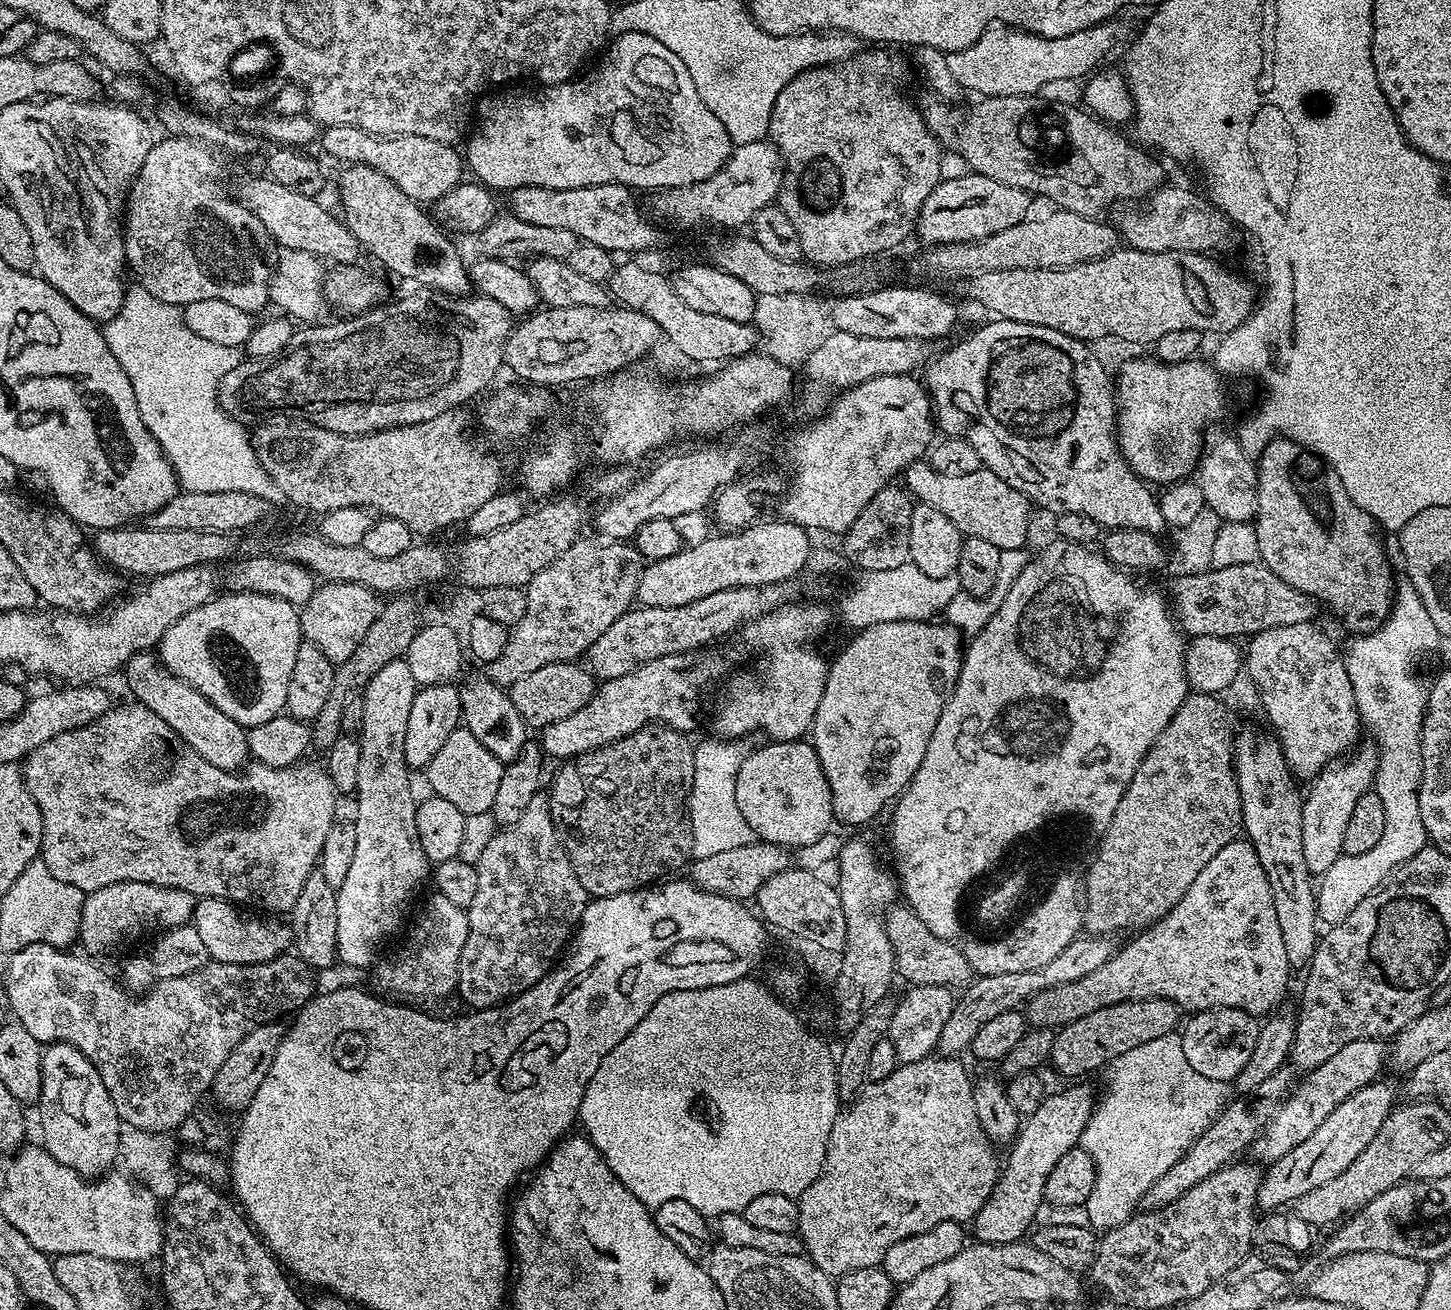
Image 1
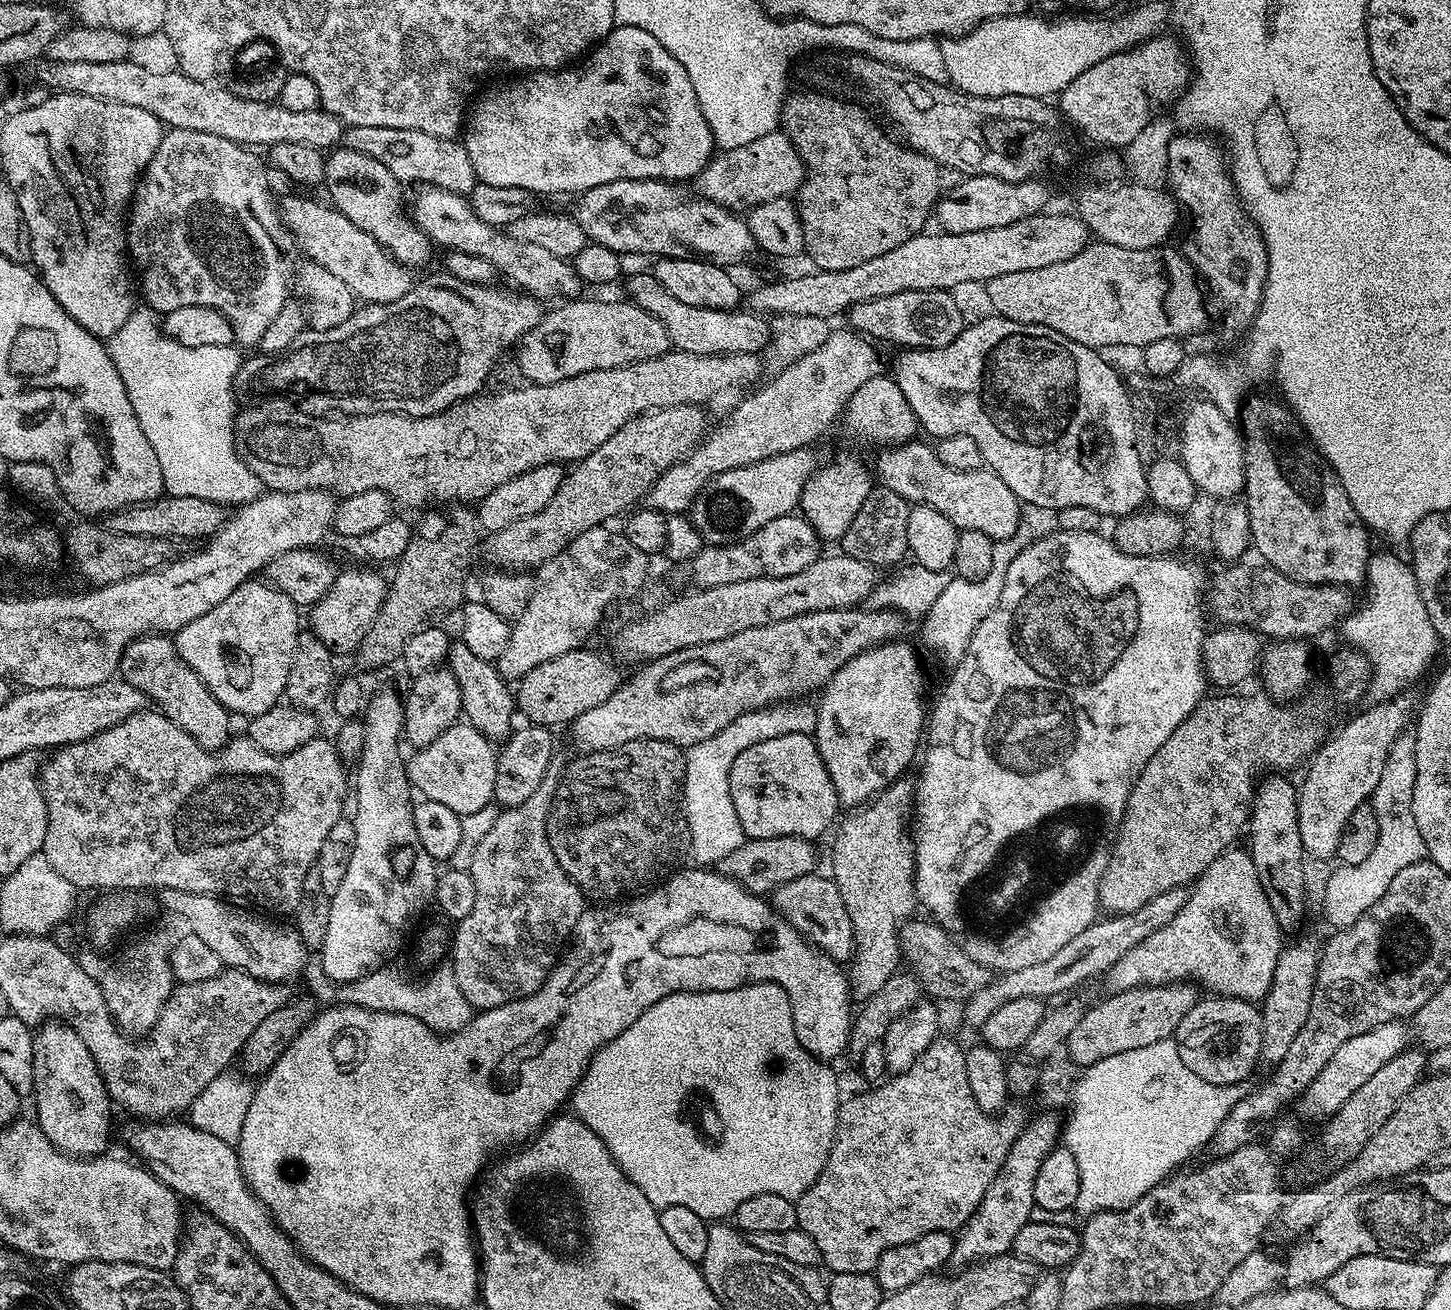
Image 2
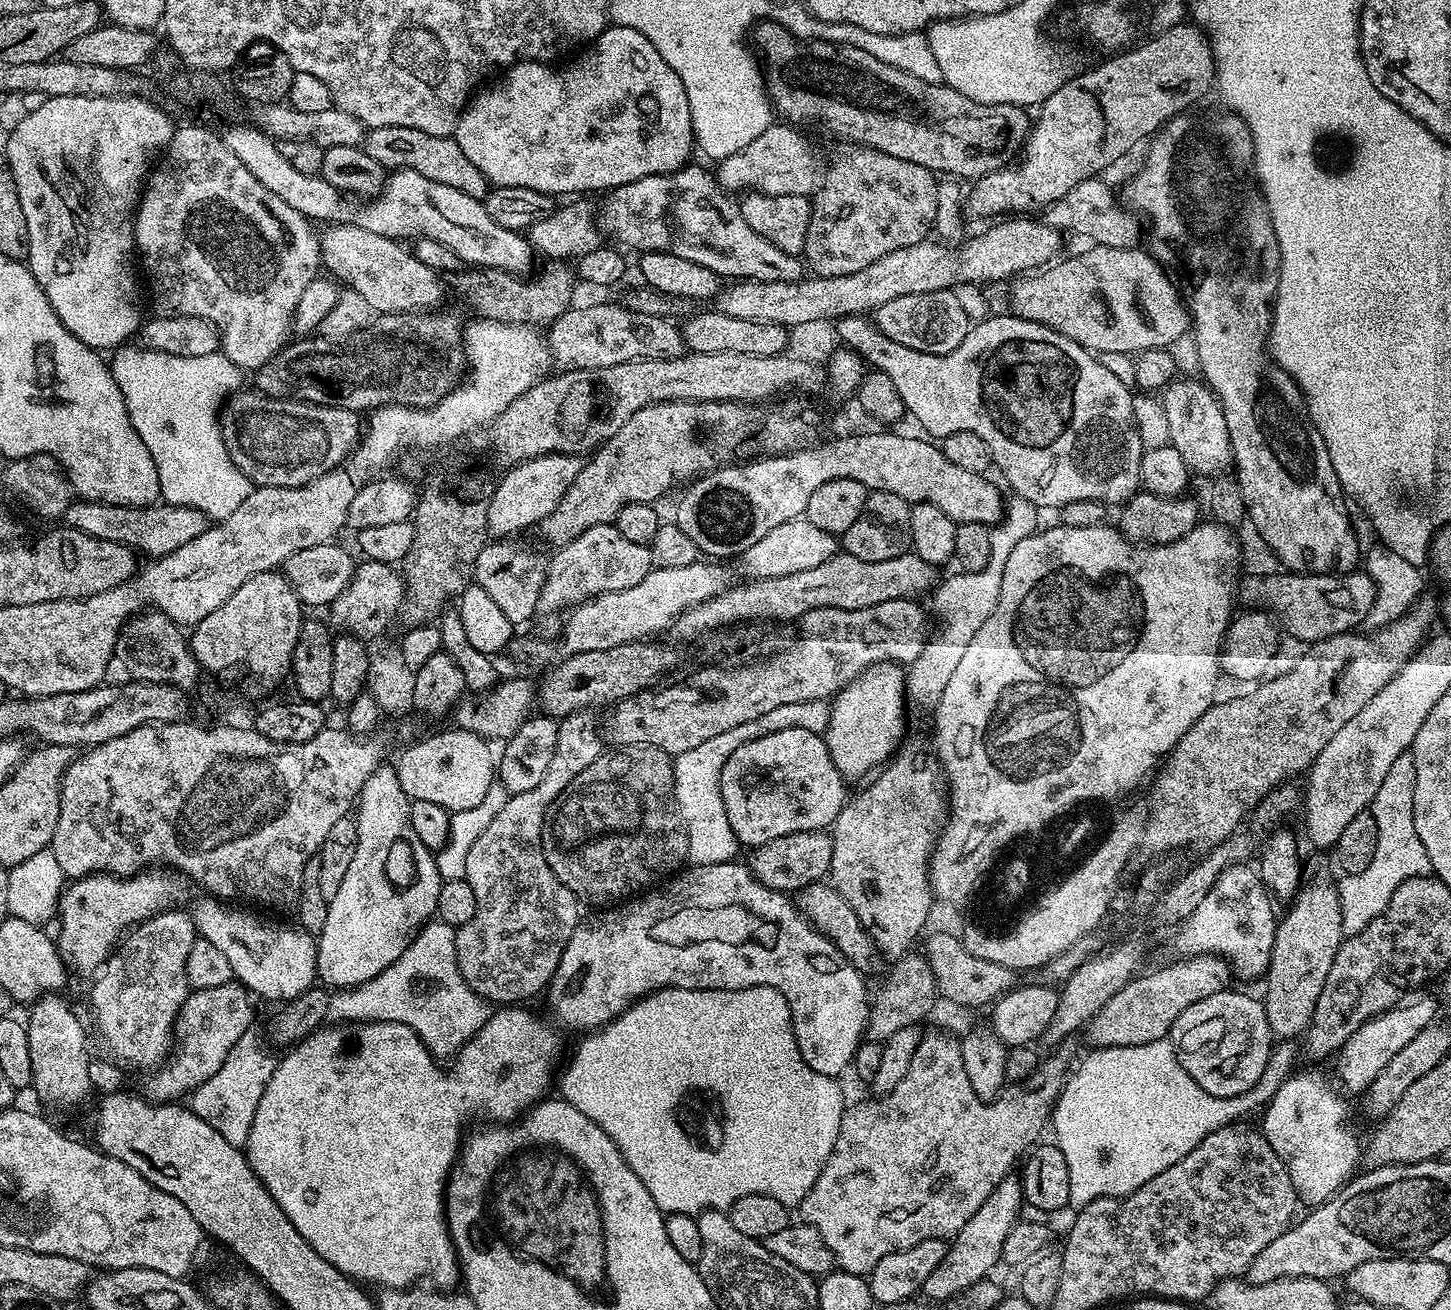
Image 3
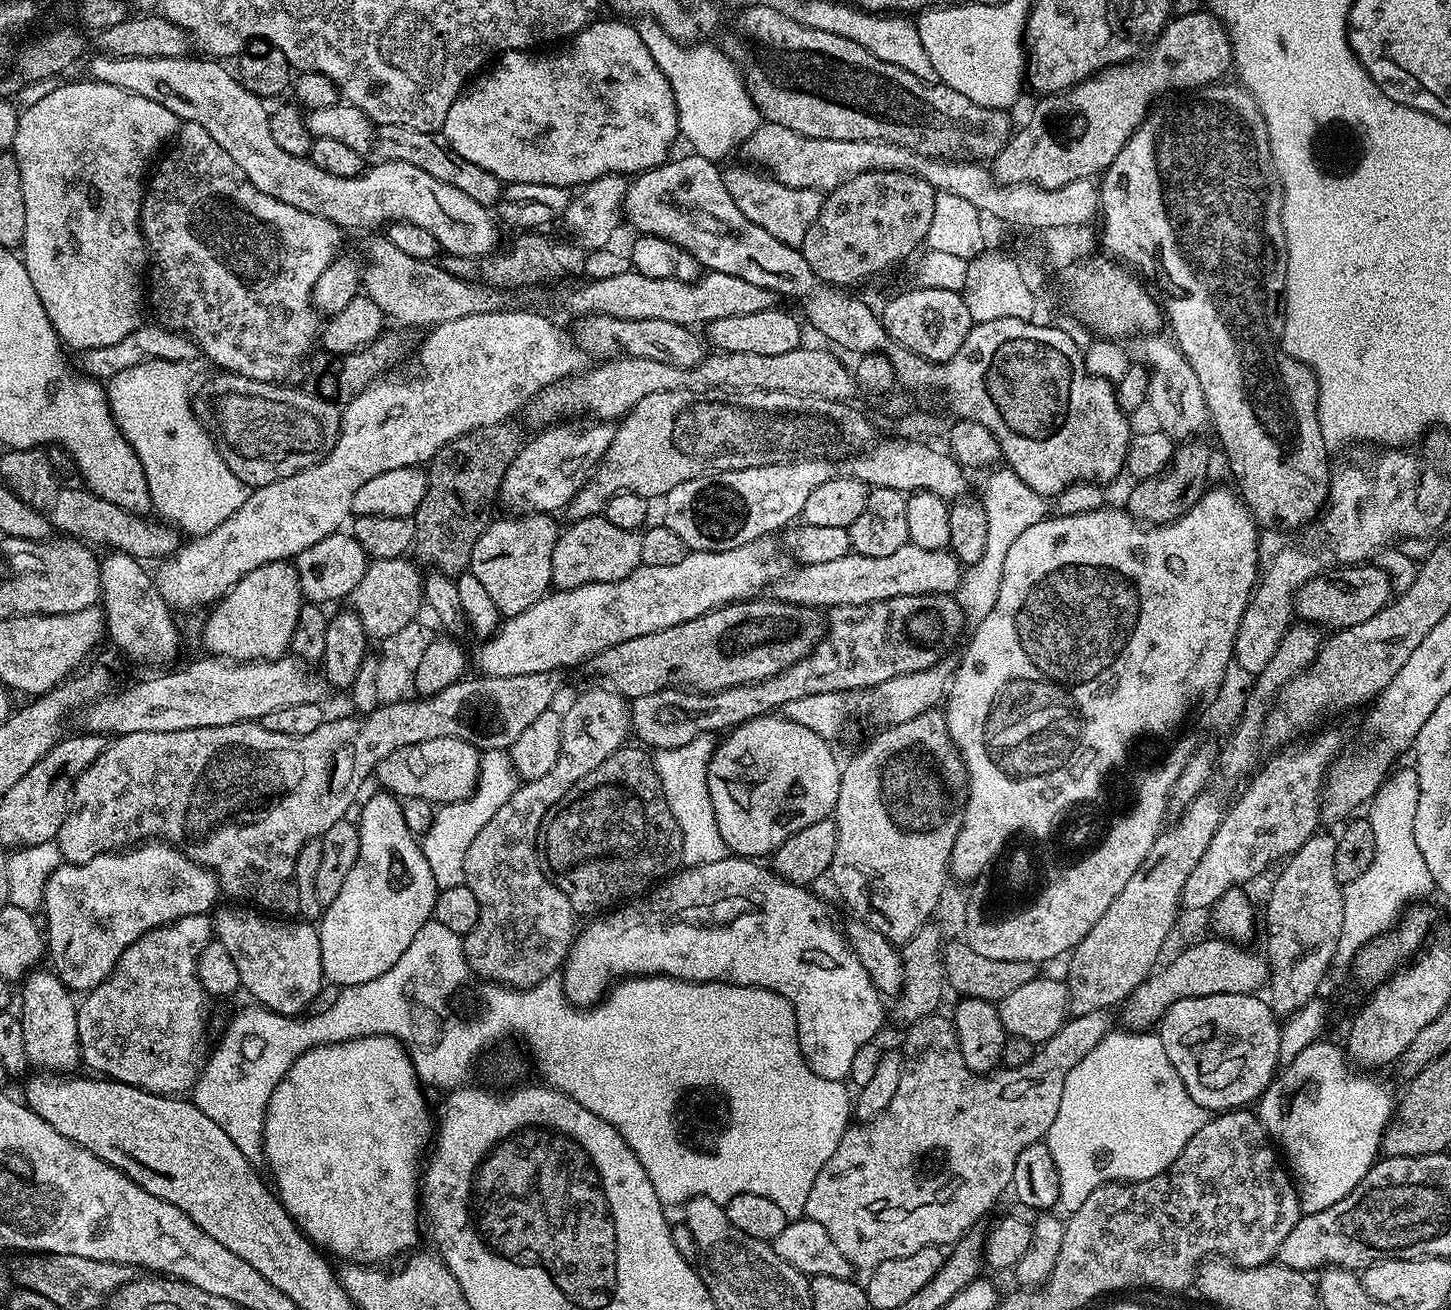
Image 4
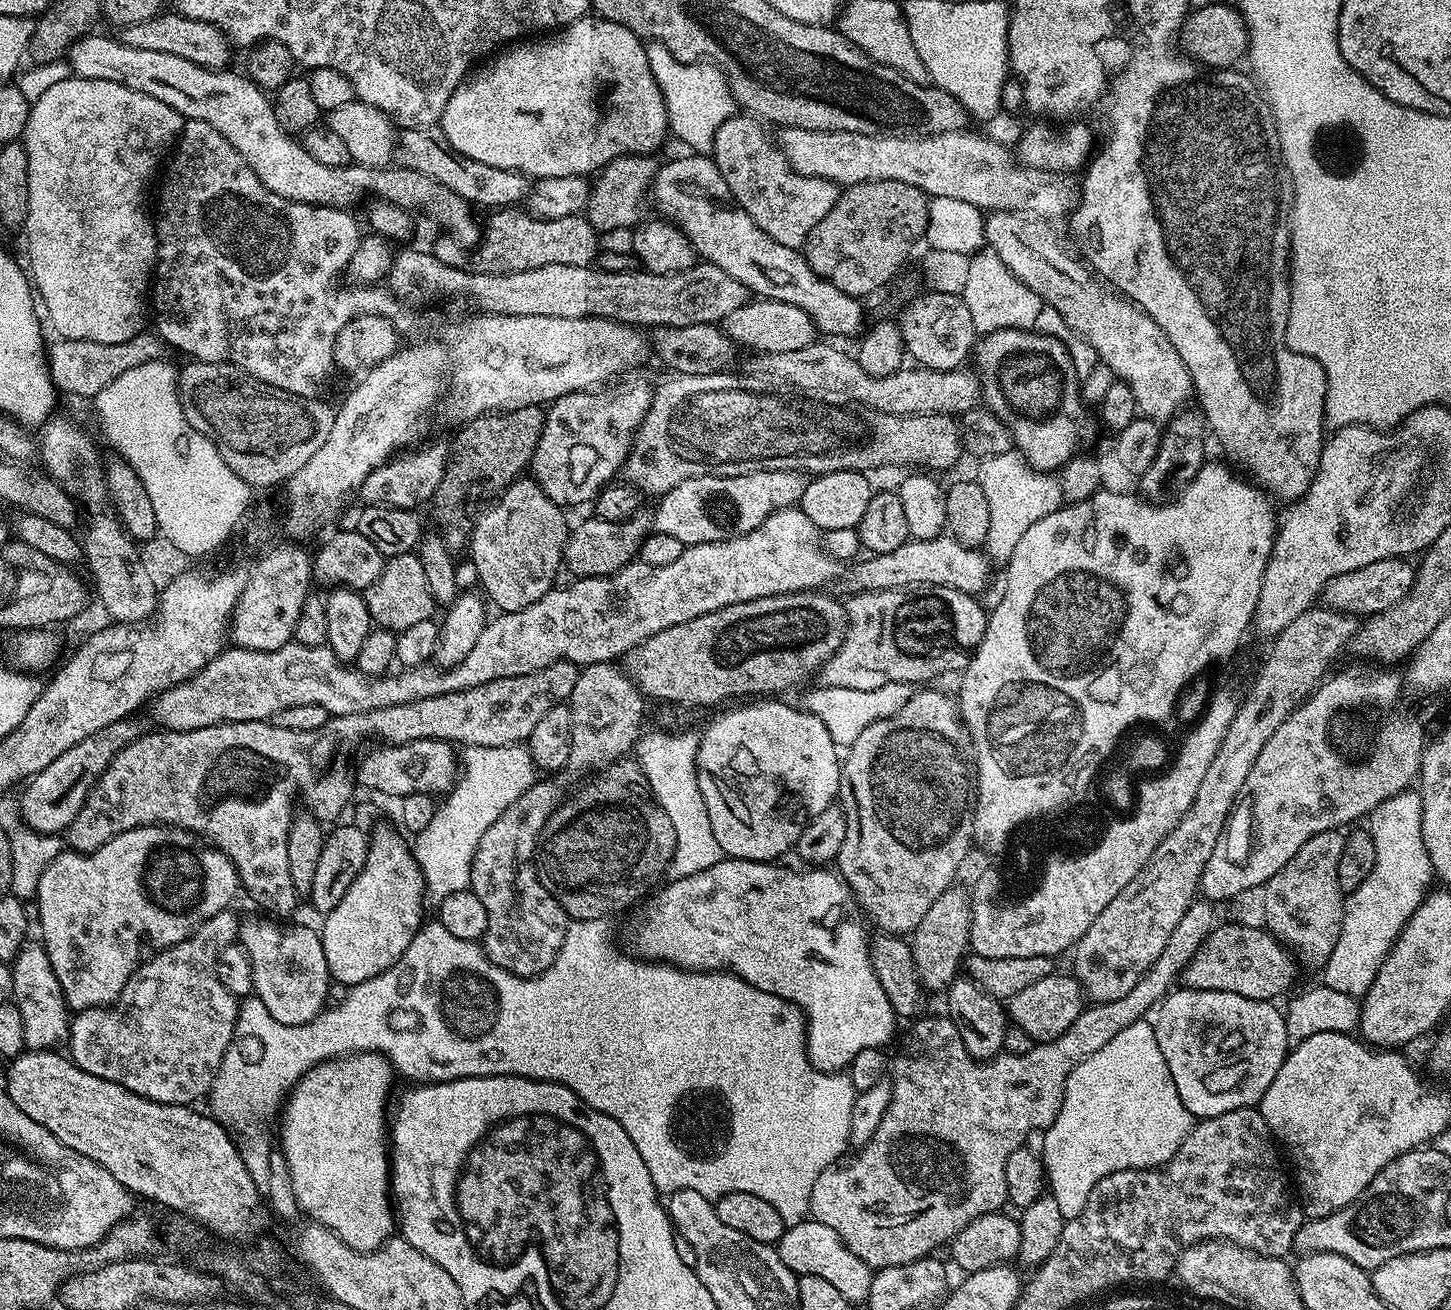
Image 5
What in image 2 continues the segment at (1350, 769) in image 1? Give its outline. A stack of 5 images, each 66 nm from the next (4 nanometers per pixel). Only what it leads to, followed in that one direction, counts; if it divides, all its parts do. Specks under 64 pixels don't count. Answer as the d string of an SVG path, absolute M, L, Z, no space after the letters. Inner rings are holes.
M1401 694L1393 699L1373 703L1373 708L1357 714L1340 728L1340 733L1329 735L1307 765L1304 781L1299 781L1296 805L1298 806L1298 834L1302 834L1302 846L1309 857L1316 860L1332 860L1338 850L1338 842L1350 822L1350 814L1358 806L1369 803L1372 792L1382 778L1382 766L1386 766L1386 754L1390 746L1409 727L1414 704Z

